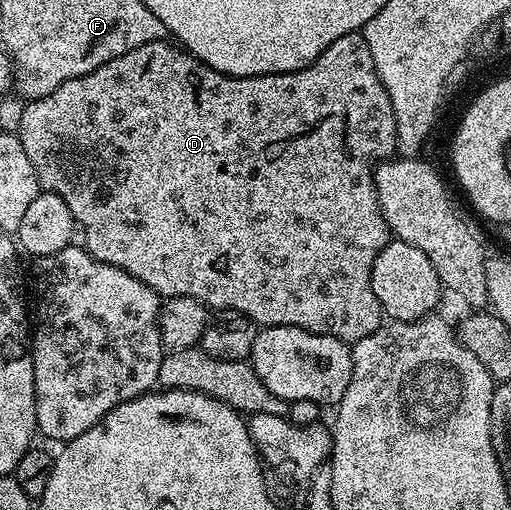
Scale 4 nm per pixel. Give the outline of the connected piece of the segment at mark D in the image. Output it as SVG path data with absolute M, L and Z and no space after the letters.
M357 33L338 37L338 41L334 41L334 45L327 47L309 67L304 67L301 71L278 73L277 75L227 75L208 67L201 59L196 59L188 54L175 42L159 39L150 45L138 45L138 49L130 49L130 53L126 53L122 57L114 57L114 61L94 69L88 75L58 85L58 89L54 89L54 93L41 99L25 102L23 105L25 107L24 112L20 115L18 134L22 141L22 149L26 149L26 157L30 157L30 165L34 165L36 179L43 190L58 193L58 197L62 197L62 201L66 201L66 205L70 205L70 213L74 213L77 228L82 232L82 235L84 231L83 246L98 261L114 265L118 269L130 273L130 277L138 277L138 281L150 285L150 289L154 289L156 294L161 297L194 297L205 307L215 309L217 312L237 311L242 313L261 328L301 327L310 333L343 339L345 343L351 345L357 343L362 337L370 337L370 333L374 333L382 325L380 302L378 297L374 297L374 289L372 288L372 270L378 253L390 242L390 232L382 217L382 209L376 191L375 174L376 168L381 163L393 158L397 154L398 148L396 146L394 105L390 105L390 97L378 77L378 69L374 69L374 57L370 57L370 45L366 45L363 34Z

